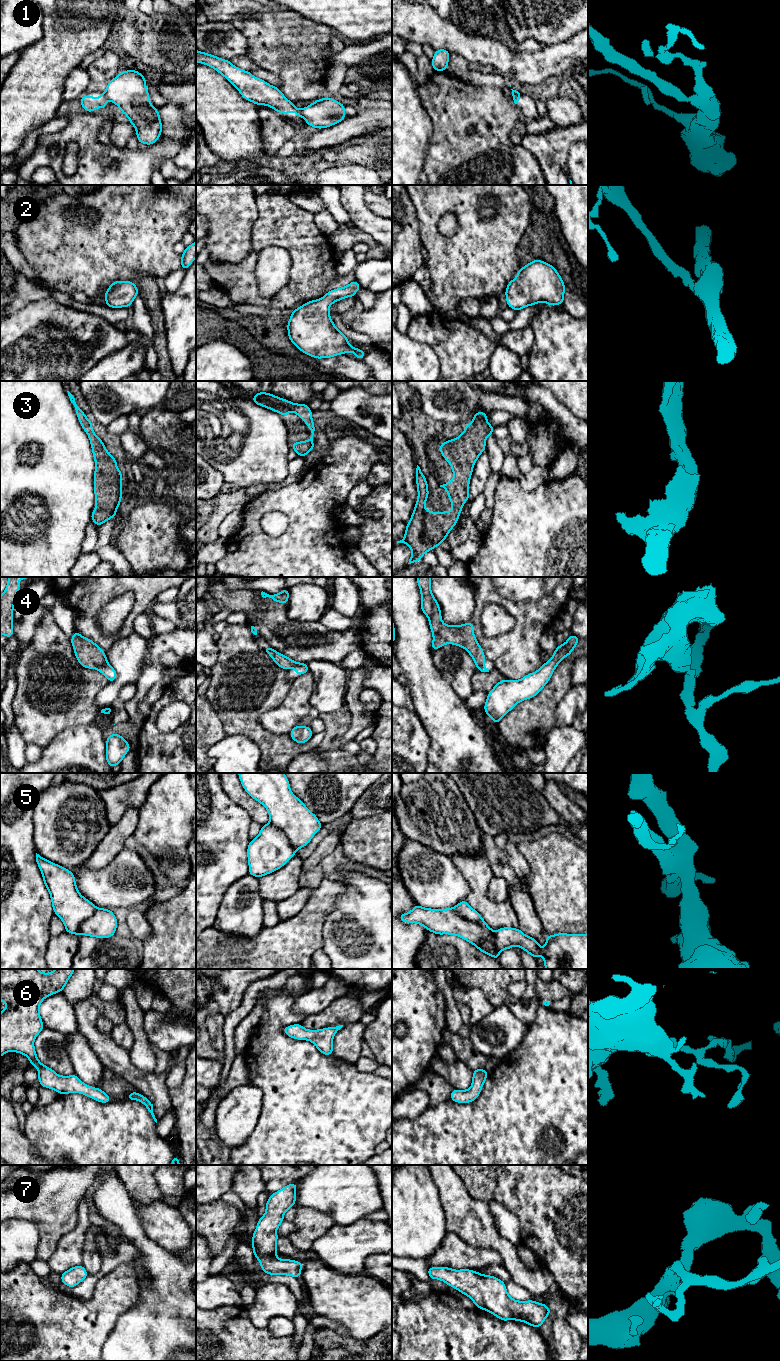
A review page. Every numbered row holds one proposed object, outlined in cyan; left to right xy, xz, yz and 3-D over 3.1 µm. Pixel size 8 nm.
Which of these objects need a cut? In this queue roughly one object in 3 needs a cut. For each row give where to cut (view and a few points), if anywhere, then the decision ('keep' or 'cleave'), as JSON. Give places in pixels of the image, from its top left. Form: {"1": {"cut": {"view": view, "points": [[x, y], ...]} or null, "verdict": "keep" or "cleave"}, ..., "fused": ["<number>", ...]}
{"1": {"cut": {"view": "xz", "points": [[300, 109], [302, 115]]}, "verdict": "cleave"}, "2": {"cut": null, "verdict": "keep"}, "3": {"cut": null, "verdict": "keep"}, "4": {"cut": {"view": "xy", "points": [[106, 661], [95, 668]]}, "verdict": "cleave"}, "5": {"cut": {"view": "yz", "points": [[452, 908], [463, 917], [487, 926]]}, "verdict": "cleave"}, "6": {"cut": {"view": "xy", "points": [[140, 1094], [136, 1099]]}, "verdict": "cleave"}, "7": {"cut": null, "verdict": "keep"}, "fused": ["1", "4", "5", "6"]}

